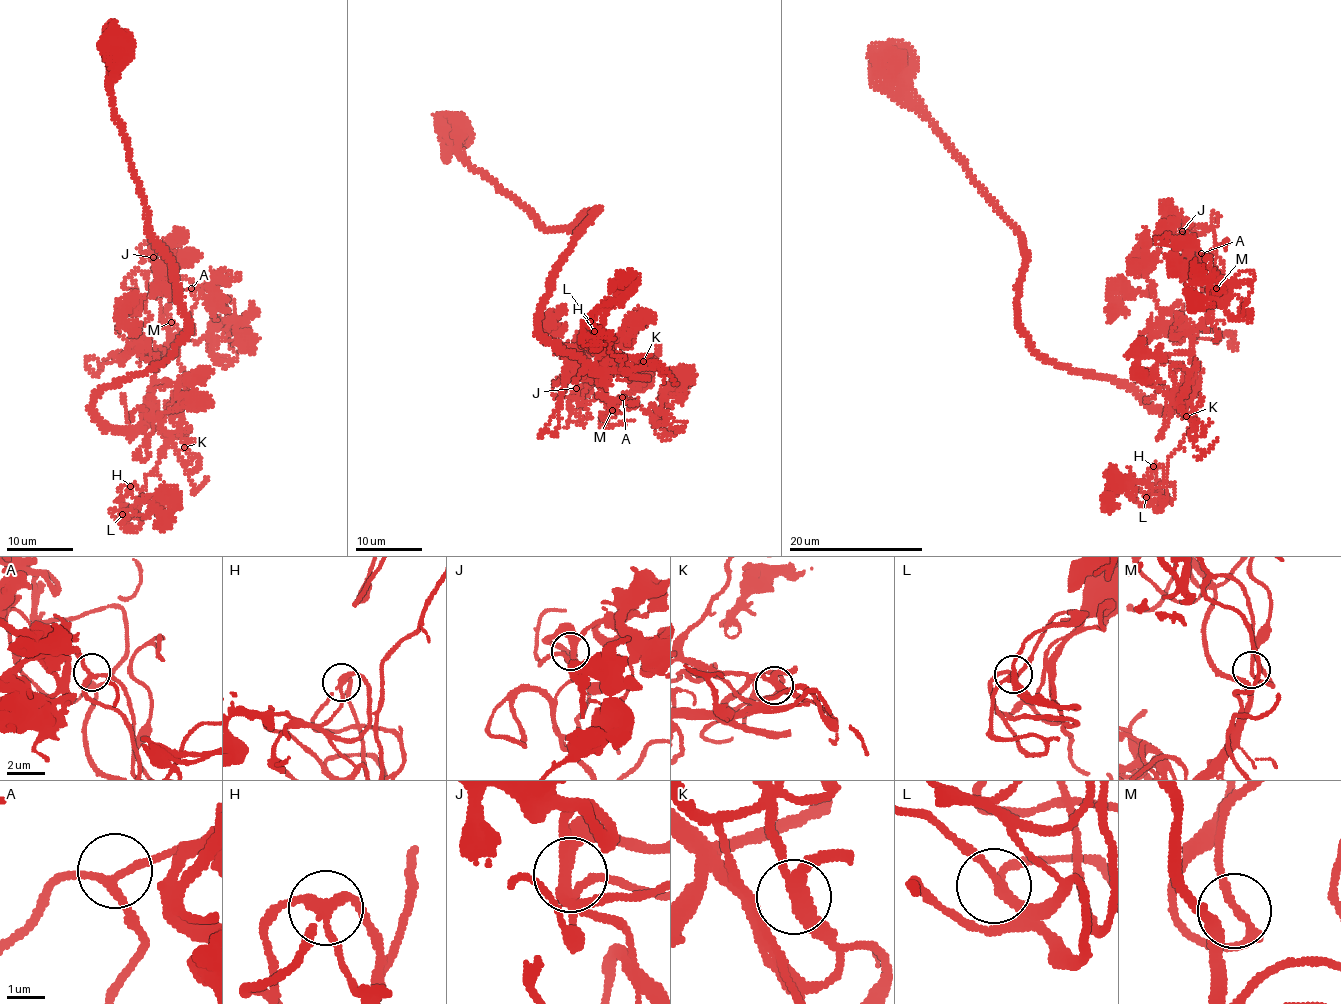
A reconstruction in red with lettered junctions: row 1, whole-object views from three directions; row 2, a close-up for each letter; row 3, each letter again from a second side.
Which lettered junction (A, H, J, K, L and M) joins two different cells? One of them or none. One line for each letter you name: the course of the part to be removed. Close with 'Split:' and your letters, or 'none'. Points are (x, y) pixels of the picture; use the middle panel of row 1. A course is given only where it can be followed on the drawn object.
Split: none

